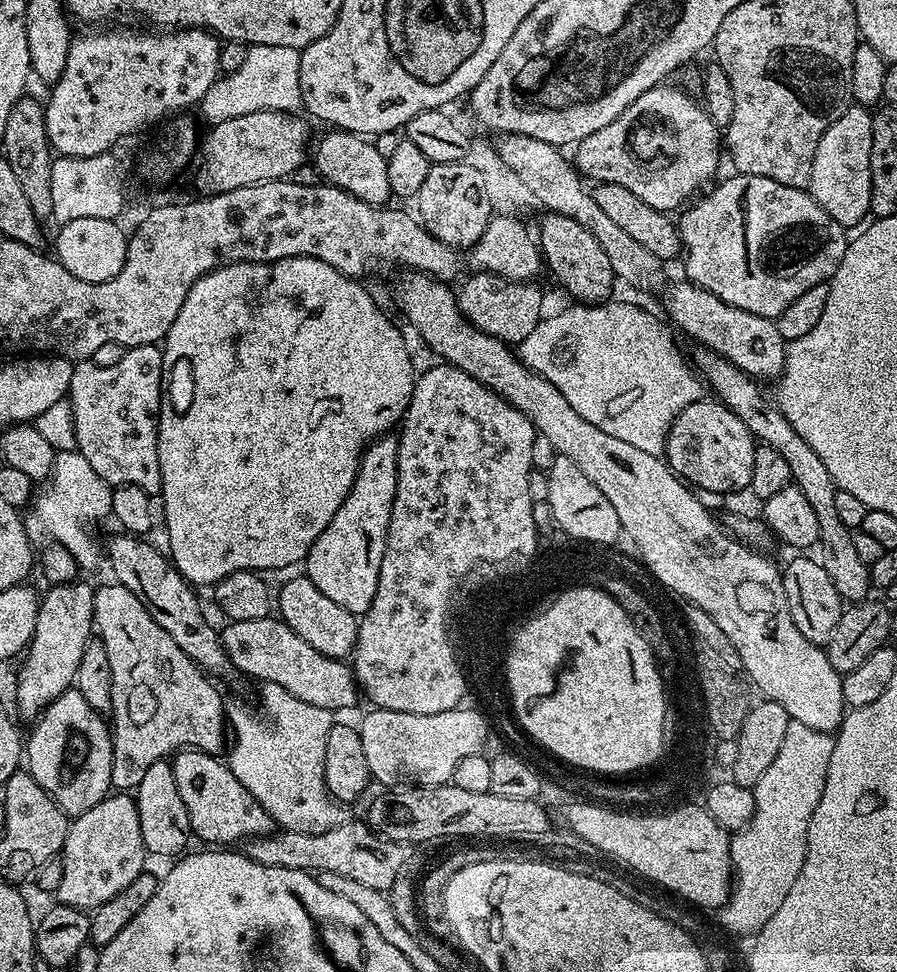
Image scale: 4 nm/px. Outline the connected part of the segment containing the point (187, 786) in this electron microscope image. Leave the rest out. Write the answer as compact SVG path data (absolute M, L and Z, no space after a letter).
M185 748L171 757L174 770L174 783L178 786L178 794L182 794L182 802L186 806L186 814L190 818L192 836L205 840L208 846L232 846L235 840L247 841L249 838L266 836L273 831L274 821L266 810L234 778L227 763L215 755L200 752L196 748Z

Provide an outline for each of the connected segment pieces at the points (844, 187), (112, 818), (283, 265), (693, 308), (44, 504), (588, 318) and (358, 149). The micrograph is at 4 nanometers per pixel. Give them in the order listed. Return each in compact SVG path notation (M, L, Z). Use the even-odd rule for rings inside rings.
M849 106L846 114L822 134L818 150L814 150L814 170L810 170L807 191L811 192L814 202L818 202L818 206L844 229L862 221L872 206L872 118L873 113L867 107Z
M109 794L94 806L90 806L90 810L81 812L68 825L62 859L62 882L58 882L58 890L54 893L55 899L61 904L91 910L102 906L102 902L110 902L110 898L114 898L118 890L126 890L126 886L130 886L130 882L134 882L134 878L138 878L138 874L146 868L142 822L138 822L138 806L135 799L128 794Z
M295 256L294 258L282 258L274 262L238 262L237 264L223 263L212 272L207 272L202 278L190 286L186 294L186 302L182 302L182 310L178 310L178 318L174 318L174 326L165 334L162 341L162 382L160 383L160 410L158 413L158 466L162 470L162 482L158 493L158 500L164 503L164 524L168 527L168 548L170 559L175 564L185 580L193 586L208 584L215 586L219 580L226 578L235 572L245 570L265 570L264 568L288 568L291 564L299 565L308 557L308 547L311 546L330 526L330 518L338 514L338 506L346 502L346 494L356 481L356 475L360 469L360 457L364 455L364 449L372 443L373 440L385 435L389 430L395 429L404 419L404 412L408 409L408 403L412 397L412 386L414 383L414 371L412 372L412 356L408 353L408 344L404 341L404 336L388 321L388 316L382 309L376 305L376 300L363 288L359 279L343 276L334 266L326 266L318 258L309 256ZM180 360L188 363L188 396L180 396Z
M691 282L683 283L674 285L664 300L669 318L690 339L697 340L707 351L717 352L722 358L734 362L734 366L738 366L738 370L747 376L761 381L775 381L784 369L784 359L788 353L782 334L778 334L775 320L750 314L750 310L738 310L738 306L722 302L722 298L710 294L710 290Z
M65 398L54 402L43 414L38 414L34 422L38 434L50 442L56 449L56 461L52 467L52 475L48 477L44 488L31 501L24 516L24 529L33 545L44 546L49 542L60 544L76 559L76 567L81 573L96 572L106 564L106 552L98 541L92 537L88 527L95 520L107 517L112 510L112 485L98 478L97 472L90 467L90 462L82 458L76 451L76 435L74 434L74 414L72 402ZM32 508L32 509L31 509ZM29 511L29 512L28 512Z
M576 302L571 305L573 308L564 308L561 312L554 313L553 316L545 315L538 322L538 326L534 326L534 330L530 330L530 334L526 334L524 341L518 345L520 362L532 372L538 372L546 377L554 386L558 386L558 390L562 390L562 395L566 398L566 402L570 402L570 406L574 406L574 410L578 410L578 414L582 414L582 418L586 418L586 422L591 422L593 426L598 426L598 430L612 435L613 438L618 438L621 442L627 442L629 446L643 450L646 454L663 457L664 446L668 443L668 431L672 428L672 423L678 418L678 414L682 414L682 410L686 410L686 406L705 399L705 381L698 375L697 369L690 363L689 357L687 360L680 353L680 348L676 345L675 338L646 309L639 308L636 304L611 304L601 302L590 305Z
M328 130L320 141L315 141L316 168L320 171L319 179L334 188L341 188L348 195L358 198L367 204L384 206L389 203L392 191L390 178L386 178L388 160L378 154L371 139L356 135L355 132Z

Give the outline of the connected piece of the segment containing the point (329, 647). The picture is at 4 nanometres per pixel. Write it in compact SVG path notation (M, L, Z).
M306 574L299 575L290 577L281 586L280 592L278 588L274 604L278 609L279 619L290 626L290 630L294 630L298 638L304 639L309 646L314 646L318 654L326 654L335 660L351 657L356 651L357 616L326 598L326 594L322 594L322 590L318 590L318 586L314 586L314 582L310 582Z

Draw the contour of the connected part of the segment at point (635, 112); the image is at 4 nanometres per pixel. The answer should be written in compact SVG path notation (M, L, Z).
M663 84L640 95L614 122L580 140L575 152L572 164L581 177L589 181L592 179L598 184L622 185L648 206L672 212L676 207L679 209L694 190L715 174L720 156L722 160L722 138L720 130L710 121L709 115L697 99L695 101L686 93L670 87L670 84Z

